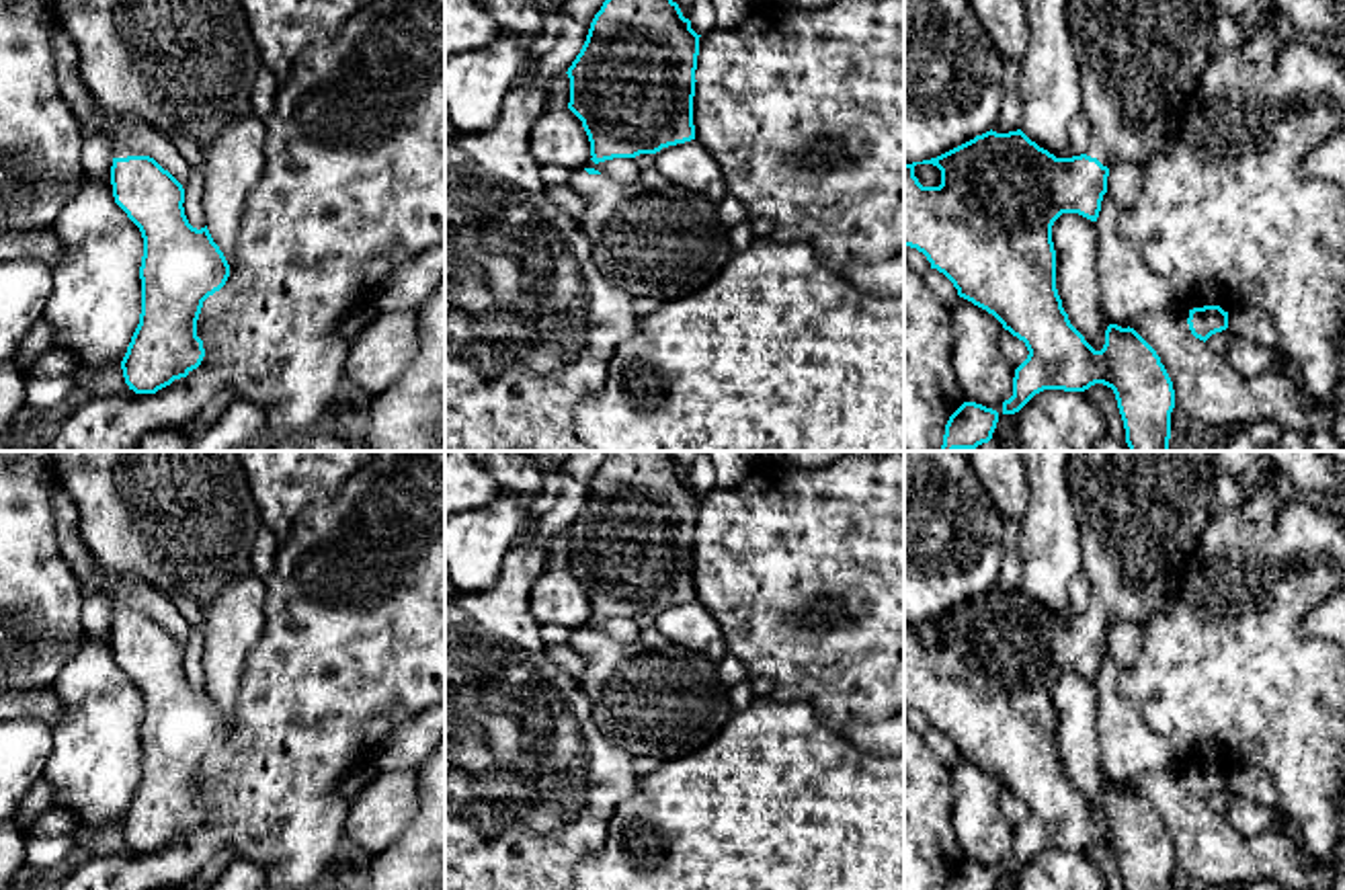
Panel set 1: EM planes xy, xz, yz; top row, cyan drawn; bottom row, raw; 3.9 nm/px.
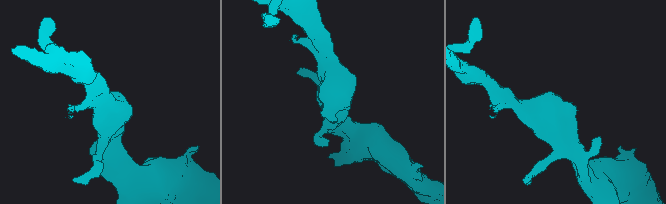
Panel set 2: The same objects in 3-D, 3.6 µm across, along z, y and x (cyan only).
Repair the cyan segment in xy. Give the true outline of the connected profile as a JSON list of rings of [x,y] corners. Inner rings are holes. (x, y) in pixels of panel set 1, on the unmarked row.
[[[113,605],[111,644],[144,697],[141,773],[121,828],[129,849],[156,853],[201,824],[197,779],[203,761],[226,744],[230,724],[207,685],[189,683],[182,644],[154,617]]]

